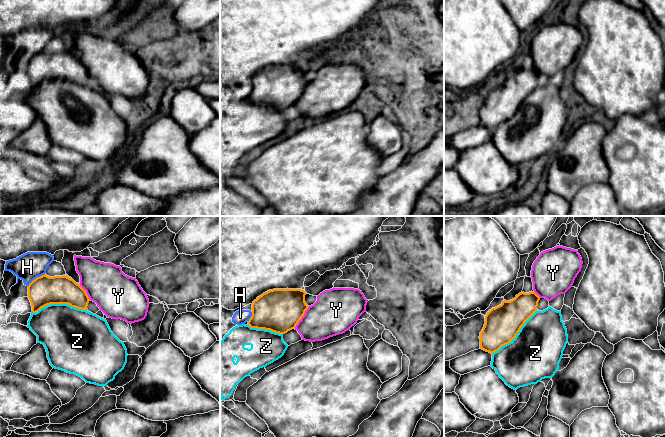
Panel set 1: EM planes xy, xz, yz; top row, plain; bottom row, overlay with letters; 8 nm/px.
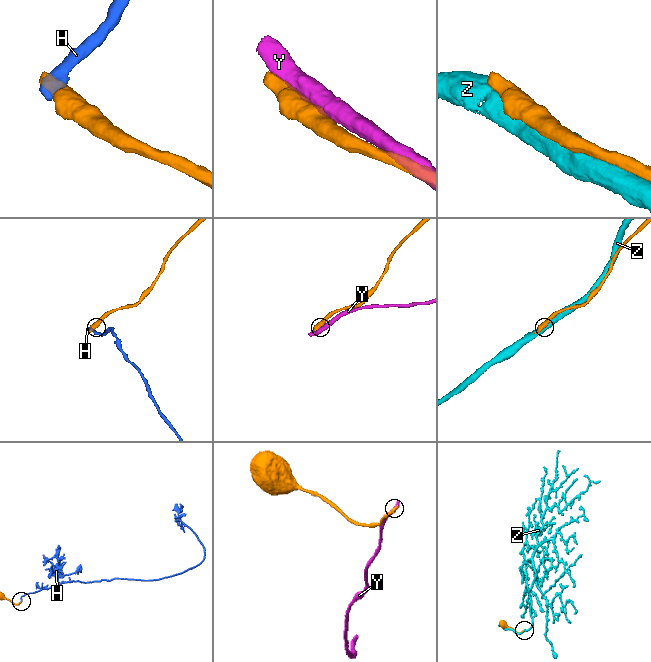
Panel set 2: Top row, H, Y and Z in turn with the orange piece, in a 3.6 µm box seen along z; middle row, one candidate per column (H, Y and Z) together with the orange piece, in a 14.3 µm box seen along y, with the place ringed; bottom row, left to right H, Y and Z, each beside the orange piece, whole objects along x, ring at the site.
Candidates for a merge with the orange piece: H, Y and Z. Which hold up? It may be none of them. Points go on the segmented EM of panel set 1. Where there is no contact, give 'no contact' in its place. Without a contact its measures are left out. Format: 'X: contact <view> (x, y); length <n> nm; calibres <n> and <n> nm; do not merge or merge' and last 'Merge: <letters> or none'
H: contact xy (36, 278); length 170 nm; calibres 240 and 220 nm; do not merge
Y: contact xz (302, 316); length 220 nm; calibres 360 and 340 nm; merge
Z: contact xy (58, 303); length 420 nm; calibres 240 and 420 nm; do not merge
Merge: Y

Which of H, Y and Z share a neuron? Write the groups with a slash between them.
H / Y / Z

